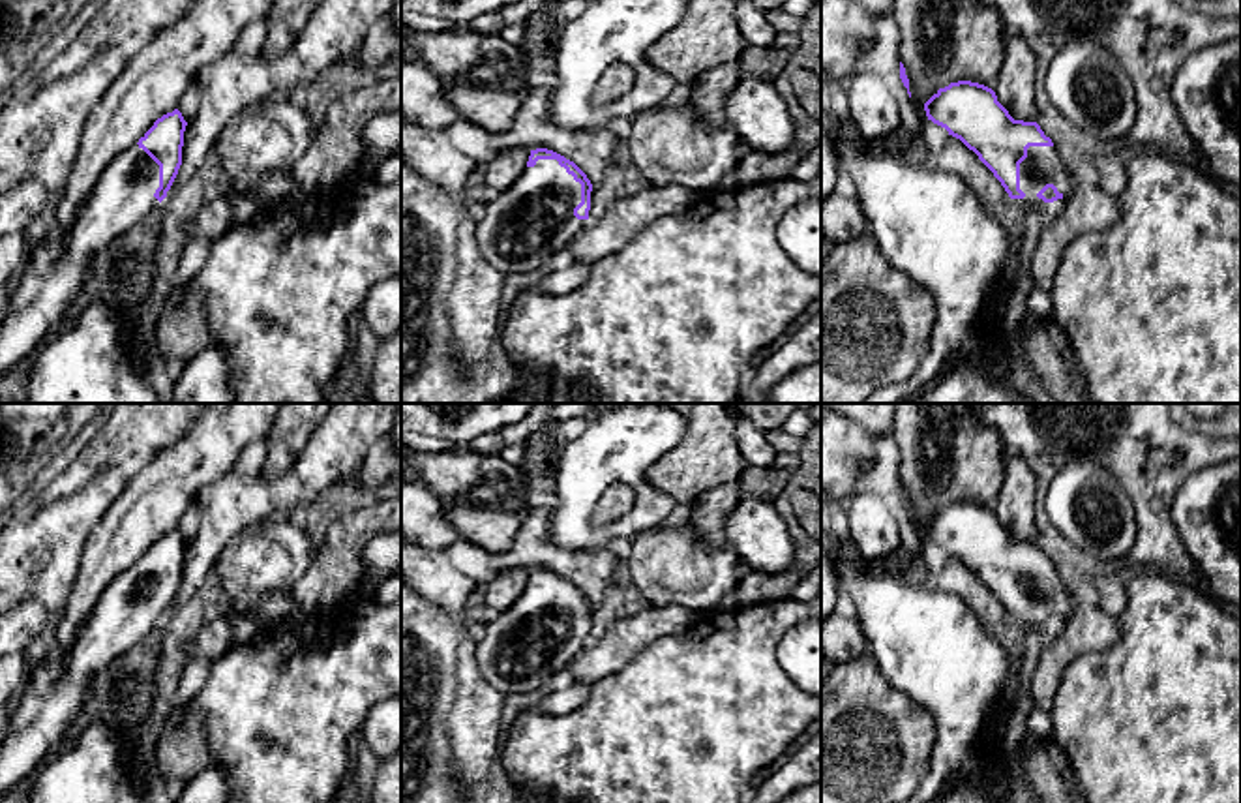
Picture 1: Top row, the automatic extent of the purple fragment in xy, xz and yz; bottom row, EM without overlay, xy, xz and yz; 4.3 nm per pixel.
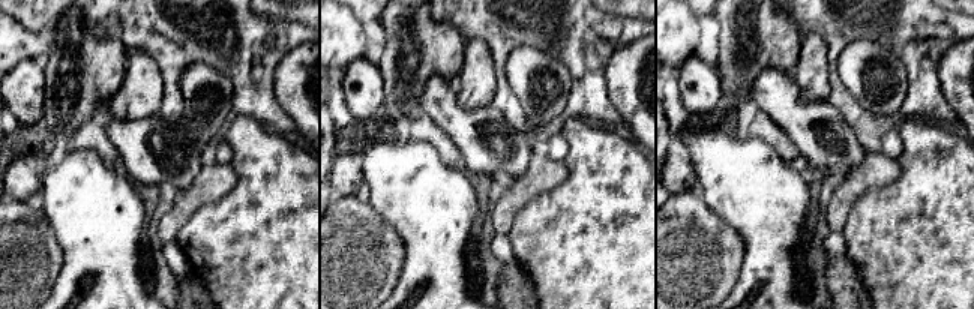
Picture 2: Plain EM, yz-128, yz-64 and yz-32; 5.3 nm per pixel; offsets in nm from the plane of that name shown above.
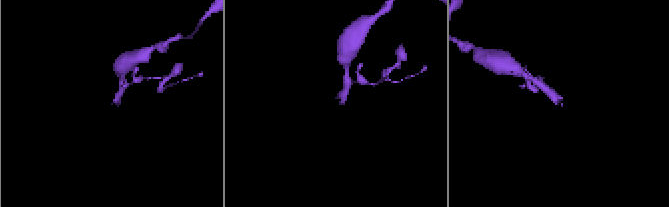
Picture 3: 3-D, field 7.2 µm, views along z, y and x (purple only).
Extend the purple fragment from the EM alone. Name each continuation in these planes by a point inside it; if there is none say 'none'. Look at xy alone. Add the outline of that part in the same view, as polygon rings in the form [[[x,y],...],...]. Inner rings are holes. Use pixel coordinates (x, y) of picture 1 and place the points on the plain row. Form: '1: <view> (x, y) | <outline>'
1: xy (49, 702) | [[[133,565],[109,583],[75,640],[66,649],[51,645],[47,657],[28,670],[0,743],[0,799],[24,779],[32,779],[37,767],[66,745],[66,734],[81,715],[92,679],[159,625],[154,617],[157,608],[159,585]]]

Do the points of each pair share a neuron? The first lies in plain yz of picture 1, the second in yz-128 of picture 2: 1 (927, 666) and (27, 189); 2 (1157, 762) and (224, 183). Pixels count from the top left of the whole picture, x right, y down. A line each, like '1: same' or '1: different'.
1: different
2: different

